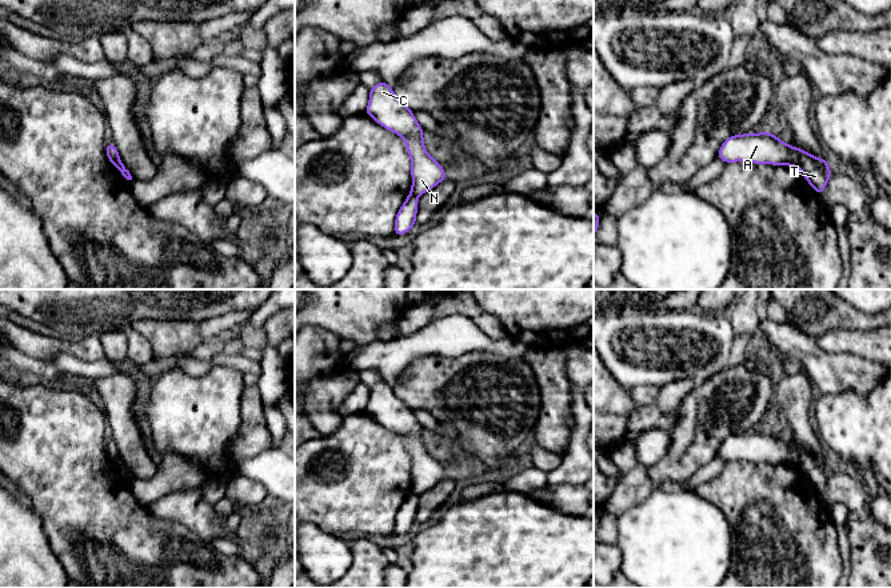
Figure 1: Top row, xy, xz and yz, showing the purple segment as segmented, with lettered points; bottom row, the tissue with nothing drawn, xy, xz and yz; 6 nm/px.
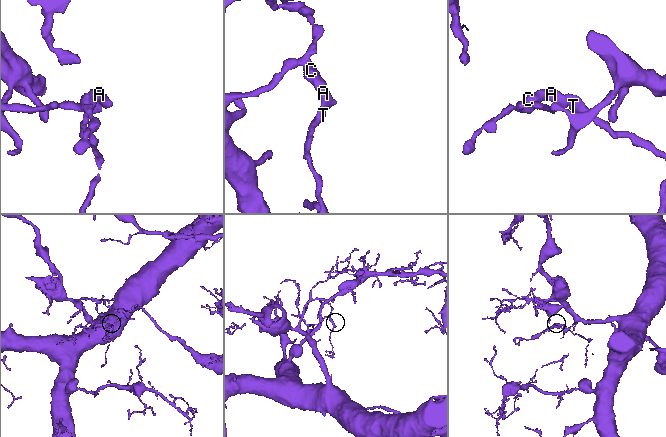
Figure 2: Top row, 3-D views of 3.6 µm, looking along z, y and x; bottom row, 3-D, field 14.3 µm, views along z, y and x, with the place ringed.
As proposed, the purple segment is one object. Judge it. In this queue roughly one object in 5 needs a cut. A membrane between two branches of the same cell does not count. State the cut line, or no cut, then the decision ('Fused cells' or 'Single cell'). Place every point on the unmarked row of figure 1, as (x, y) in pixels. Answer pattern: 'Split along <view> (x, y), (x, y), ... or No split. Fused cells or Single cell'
Split along yz (794, 448), (799, 466). Fused cells

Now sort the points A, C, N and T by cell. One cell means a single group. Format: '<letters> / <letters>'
A C N / T

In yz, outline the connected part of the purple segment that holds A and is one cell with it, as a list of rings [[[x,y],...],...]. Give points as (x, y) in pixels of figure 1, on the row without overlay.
[[[766,429],[756,433],[743,432],[727,436],[716,456],[720,456],[726,463],[746,460],[799,467],[799,456],[794,445]]]

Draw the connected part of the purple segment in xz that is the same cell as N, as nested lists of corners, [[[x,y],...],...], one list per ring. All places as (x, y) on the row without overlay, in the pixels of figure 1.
[[[380,380],[369,387],[369,401],[365,413],[404,437],[407,451],[412,459],[411,493],[419,496],[447,479],[443,464],[425,449],[424,429],[415,417],[413,411],[395,395],[392,385]]]

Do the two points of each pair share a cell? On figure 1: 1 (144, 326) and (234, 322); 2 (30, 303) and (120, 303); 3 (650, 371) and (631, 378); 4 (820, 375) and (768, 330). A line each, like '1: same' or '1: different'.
1: same
2: same
3: same
4: same

